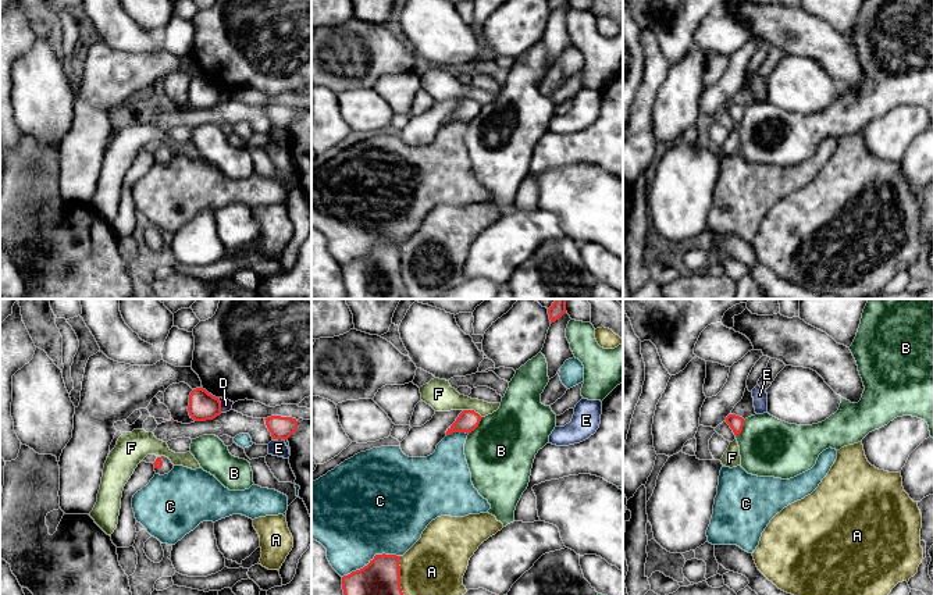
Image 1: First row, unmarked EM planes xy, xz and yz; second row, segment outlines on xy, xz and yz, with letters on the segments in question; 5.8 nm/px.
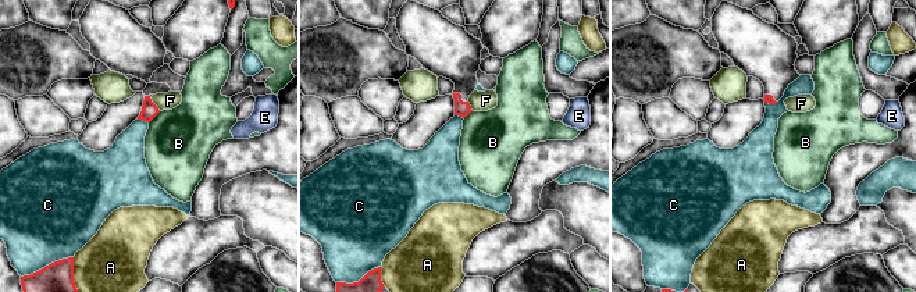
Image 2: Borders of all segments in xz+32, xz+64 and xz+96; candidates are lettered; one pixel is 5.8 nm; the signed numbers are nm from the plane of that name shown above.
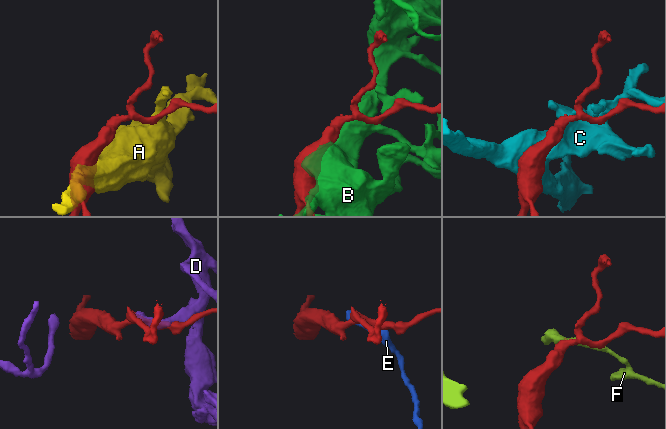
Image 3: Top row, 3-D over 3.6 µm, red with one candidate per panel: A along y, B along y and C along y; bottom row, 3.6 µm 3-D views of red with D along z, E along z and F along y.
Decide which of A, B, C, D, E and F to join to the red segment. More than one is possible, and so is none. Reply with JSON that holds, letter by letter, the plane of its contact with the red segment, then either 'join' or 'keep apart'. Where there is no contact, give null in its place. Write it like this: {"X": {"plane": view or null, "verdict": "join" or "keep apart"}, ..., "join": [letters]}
{"A": {"plane": "xz", "verdict": "keep apart"}, "B": {"plane": "xz", "verdict": "keep apart"}, "C": {"plane": "xz", "verdict": "keep apart"}, "D": {"plane": "xy", "verdict": "keep apart"}, "E": {"plane": "xy", "verdict": "keep apart"}, "F": {"plane": "xz", "verdict": "keep apart"}, "join": []}

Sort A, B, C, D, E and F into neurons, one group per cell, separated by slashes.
A / B / C / D / E / F

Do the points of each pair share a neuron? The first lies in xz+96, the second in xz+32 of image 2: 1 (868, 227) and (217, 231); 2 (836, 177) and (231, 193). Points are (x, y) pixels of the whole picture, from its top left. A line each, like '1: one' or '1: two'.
1: one
2: two

